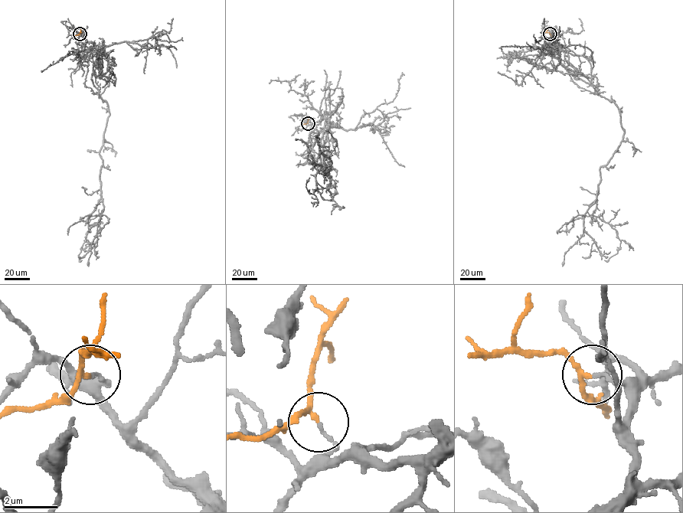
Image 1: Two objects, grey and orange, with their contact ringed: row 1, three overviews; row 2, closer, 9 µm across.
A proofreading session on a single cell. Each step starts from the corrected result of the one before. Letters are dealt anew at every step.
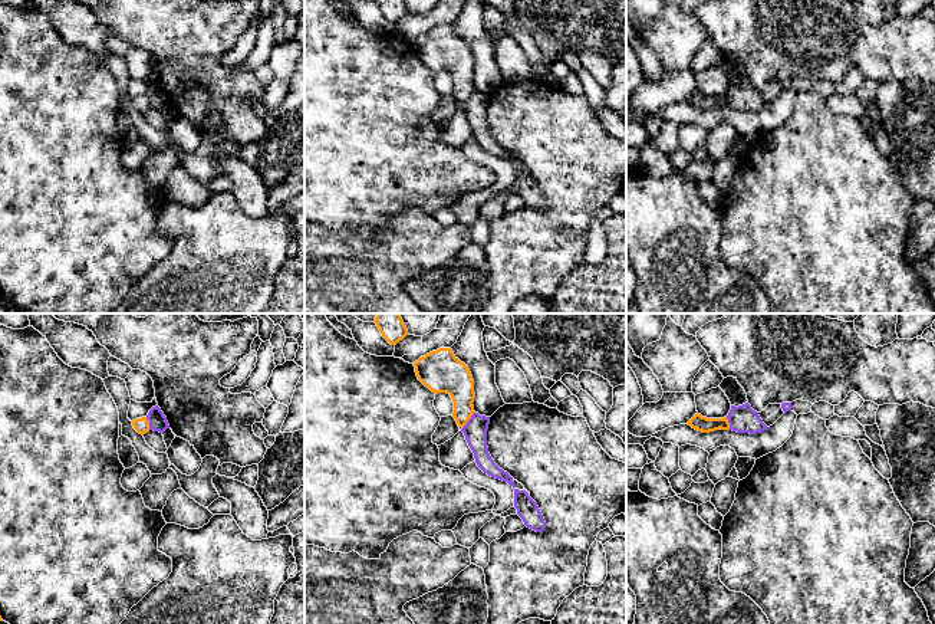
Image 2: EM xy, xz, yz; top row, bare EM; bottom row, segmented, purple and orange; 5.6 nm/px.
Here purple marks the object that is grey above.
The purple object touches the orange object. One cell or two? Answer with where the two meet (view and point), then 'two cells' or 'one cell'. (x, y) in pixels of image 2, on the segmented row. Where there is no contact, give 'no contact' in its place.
contact xz (468, 420); two cells

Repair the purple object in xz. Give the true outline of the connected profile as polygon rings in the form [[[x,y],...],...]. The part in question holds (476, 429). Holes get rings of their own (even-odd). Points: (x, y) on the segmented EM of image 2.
[[[474,413],[467,424],[461,428],[470,449],[474,453],[477,466],[491,477],[507,482],[514,489],[513,477],[500,469],[491,459],[487,447],[487,430],[490,417]]]

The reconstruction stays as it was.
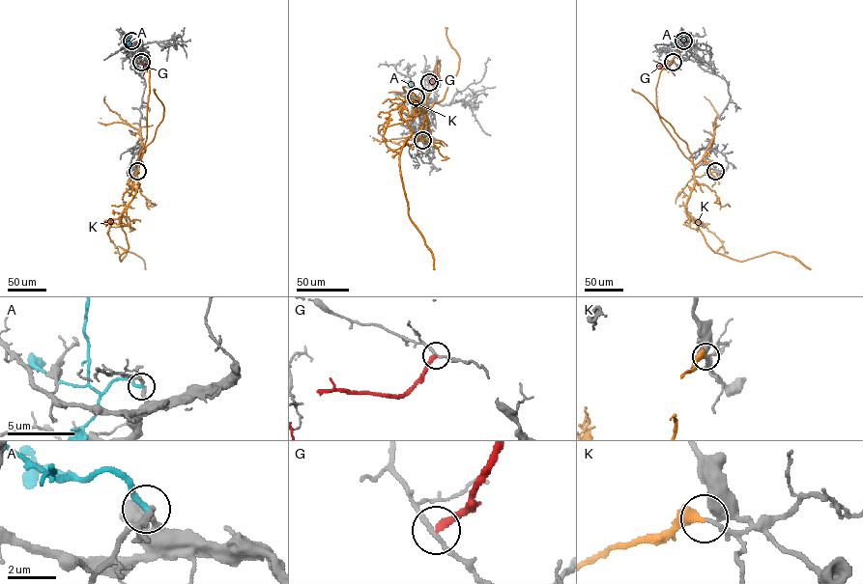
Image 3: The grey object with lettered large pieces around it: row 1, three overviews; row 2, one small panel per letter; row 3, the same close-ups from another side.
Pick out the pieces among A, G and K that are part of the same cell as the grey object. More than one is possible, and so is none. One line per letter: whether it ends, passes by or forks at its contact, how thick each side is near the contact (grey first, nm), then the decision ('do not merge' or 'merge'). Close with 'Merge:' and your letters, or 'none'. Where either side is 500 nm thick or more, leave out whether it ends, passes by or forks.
A: it ends there; 240 nm thick on the grey side, 240 nm on the other; do not merge
G: it ends there; 200 nm thick on the grey side, 240 nm on the other; do not merge
K: it ends there; 170 nm thick on the grey side, 380 nm on the other; do not merge
Merge: none

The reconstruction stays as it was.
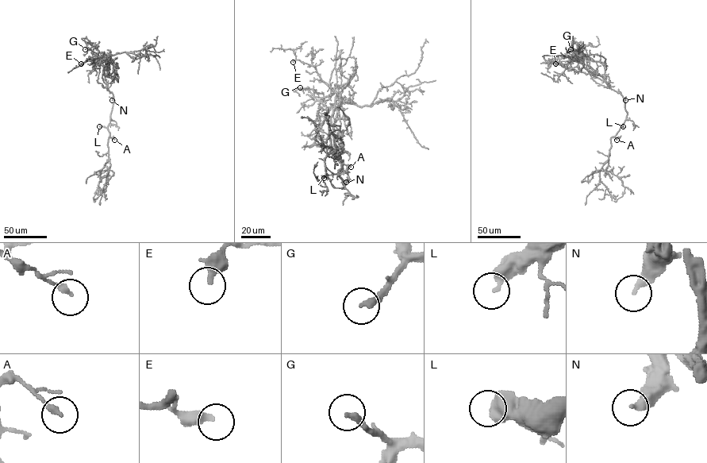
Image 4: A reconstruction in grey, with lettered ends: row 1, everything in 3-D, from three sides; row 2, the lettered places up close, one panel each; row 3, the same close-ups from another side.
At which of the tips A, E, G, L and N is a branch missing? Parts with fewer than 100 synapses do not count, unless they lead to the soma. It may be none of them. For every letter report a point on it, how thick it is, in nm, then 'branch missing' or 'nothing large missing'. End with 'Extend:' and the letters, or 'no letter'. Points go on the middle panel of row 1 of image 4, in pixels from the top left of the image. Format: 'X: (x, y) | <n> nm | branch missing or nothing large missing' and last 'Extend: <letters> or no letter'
A: (351, 167) | 220 nm | nothing large missing
E: (293, 62) | 380 nm | nothing large missing
G: (300, 87) | 240 nm | nothing large missing
L: (324, 178) | 360 nm | nothing large missing
N: (346, 182) | 360 nm | nothing large missing
Extend: no letter

